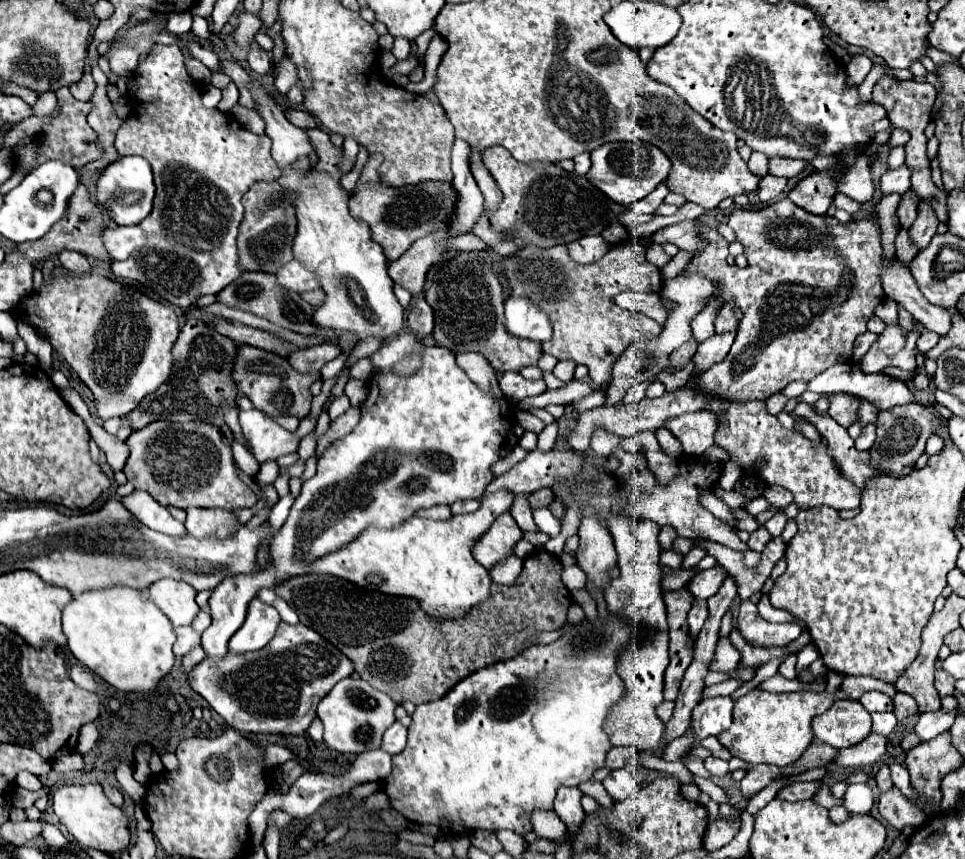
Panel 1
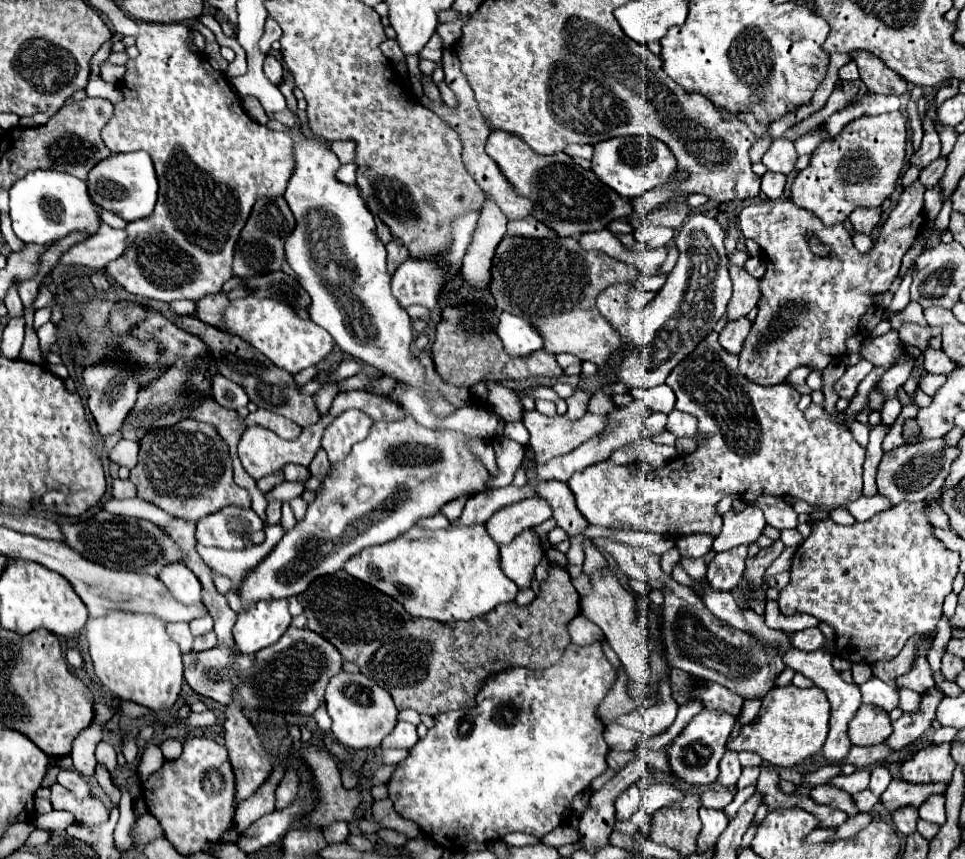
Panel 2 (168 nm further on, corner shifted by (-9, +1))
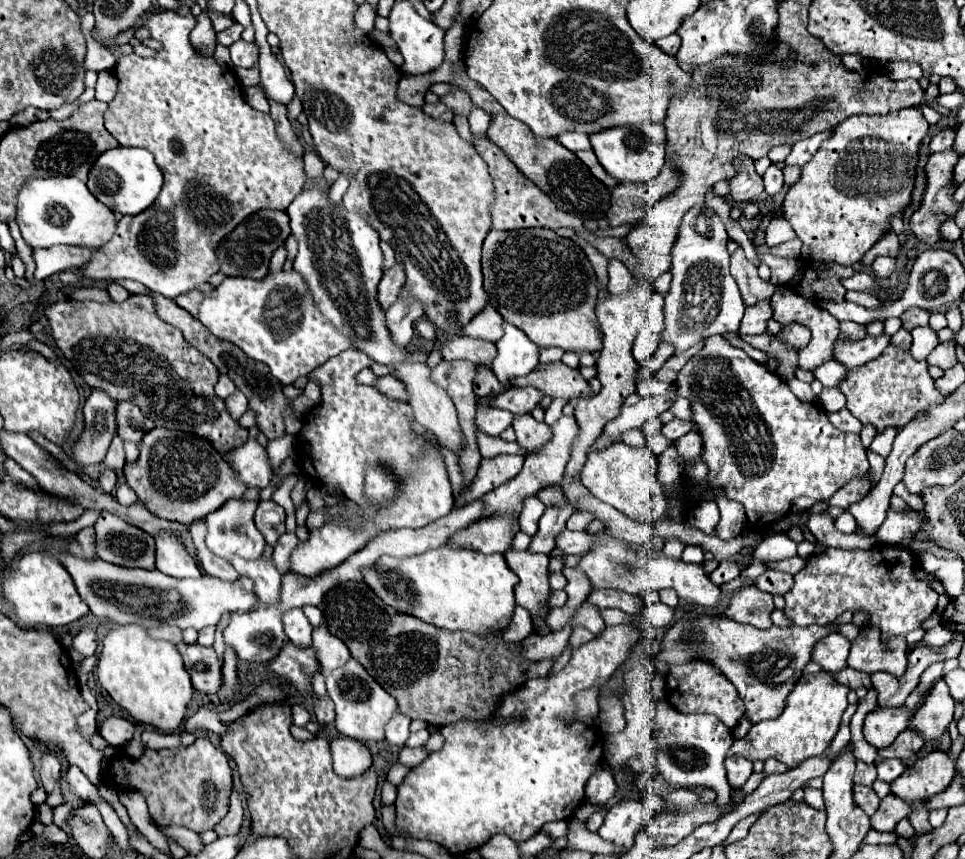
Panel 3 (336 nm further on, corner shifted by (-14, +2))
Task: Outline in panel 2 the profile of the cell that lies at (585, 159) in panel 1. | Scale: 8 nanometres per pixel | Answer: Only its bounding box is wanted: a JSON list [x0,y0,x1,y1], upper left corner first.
[565,145,593,159]

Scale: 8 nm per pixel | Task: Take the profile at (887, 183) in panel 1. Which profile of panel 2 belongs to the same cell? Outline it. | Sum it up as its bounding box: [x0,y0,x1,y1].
[909,112,941,169]

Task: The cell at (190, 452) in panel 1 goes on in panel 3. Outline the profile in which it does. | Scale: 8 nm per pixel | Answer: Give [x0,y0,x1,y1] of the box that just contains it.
[124,428,246,524]

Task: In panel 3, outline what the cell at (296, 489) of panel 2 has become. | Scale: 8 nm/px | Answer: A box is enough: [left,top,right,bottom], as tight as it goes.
[206,500,264,560]

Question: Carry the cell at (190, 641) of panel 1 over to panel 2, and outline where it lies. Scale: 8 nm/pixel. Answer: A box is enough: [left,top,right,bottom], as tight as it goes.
[167,623,193,653]

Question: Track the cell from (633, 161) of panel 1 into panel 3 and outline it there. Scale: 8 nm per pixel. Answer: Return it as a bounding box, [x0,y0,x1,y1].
[590,122,666,182]

